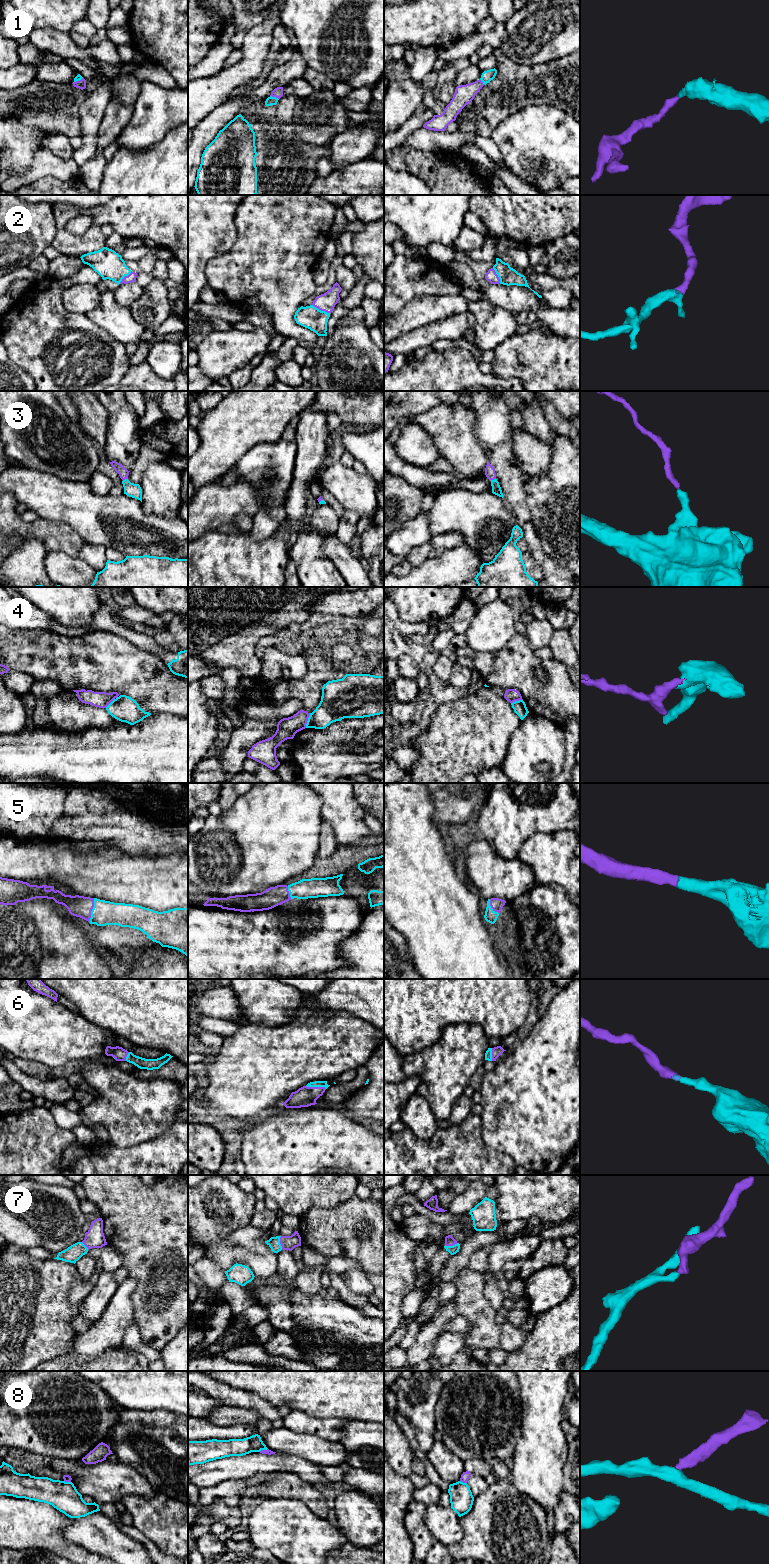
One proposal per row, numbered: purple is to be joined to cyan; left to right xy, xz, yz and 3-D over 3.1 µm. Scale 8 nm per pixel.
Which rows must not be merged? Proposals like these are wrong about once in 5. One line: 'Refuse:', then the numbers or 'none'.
Refuse: 4, 8

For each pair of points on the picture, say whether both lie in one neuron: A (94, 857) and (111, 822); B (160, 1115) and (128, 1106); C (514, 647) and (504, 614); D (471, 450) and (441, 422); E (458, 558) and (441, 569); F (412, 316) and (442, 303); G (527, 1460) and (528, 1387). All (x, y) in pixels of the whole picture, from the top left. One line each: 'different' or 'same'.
A: different
B: same
C: different
D: same
E: same
F: same
G: same

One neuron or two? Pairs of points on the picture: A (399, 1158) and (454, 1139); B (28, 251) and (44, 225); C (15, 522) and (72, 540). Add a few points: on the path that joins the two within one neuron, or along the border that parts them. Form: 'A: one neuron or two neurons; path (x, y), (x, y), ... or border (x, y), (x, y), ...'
A: one neuron; path (413, 1158), (435, 1158), (440, 1153)
B: one neuron; path (28, 245), (28, 242), (38, 231)
C: one neuron; path (29, 530), (45, 530), (58, 537)

